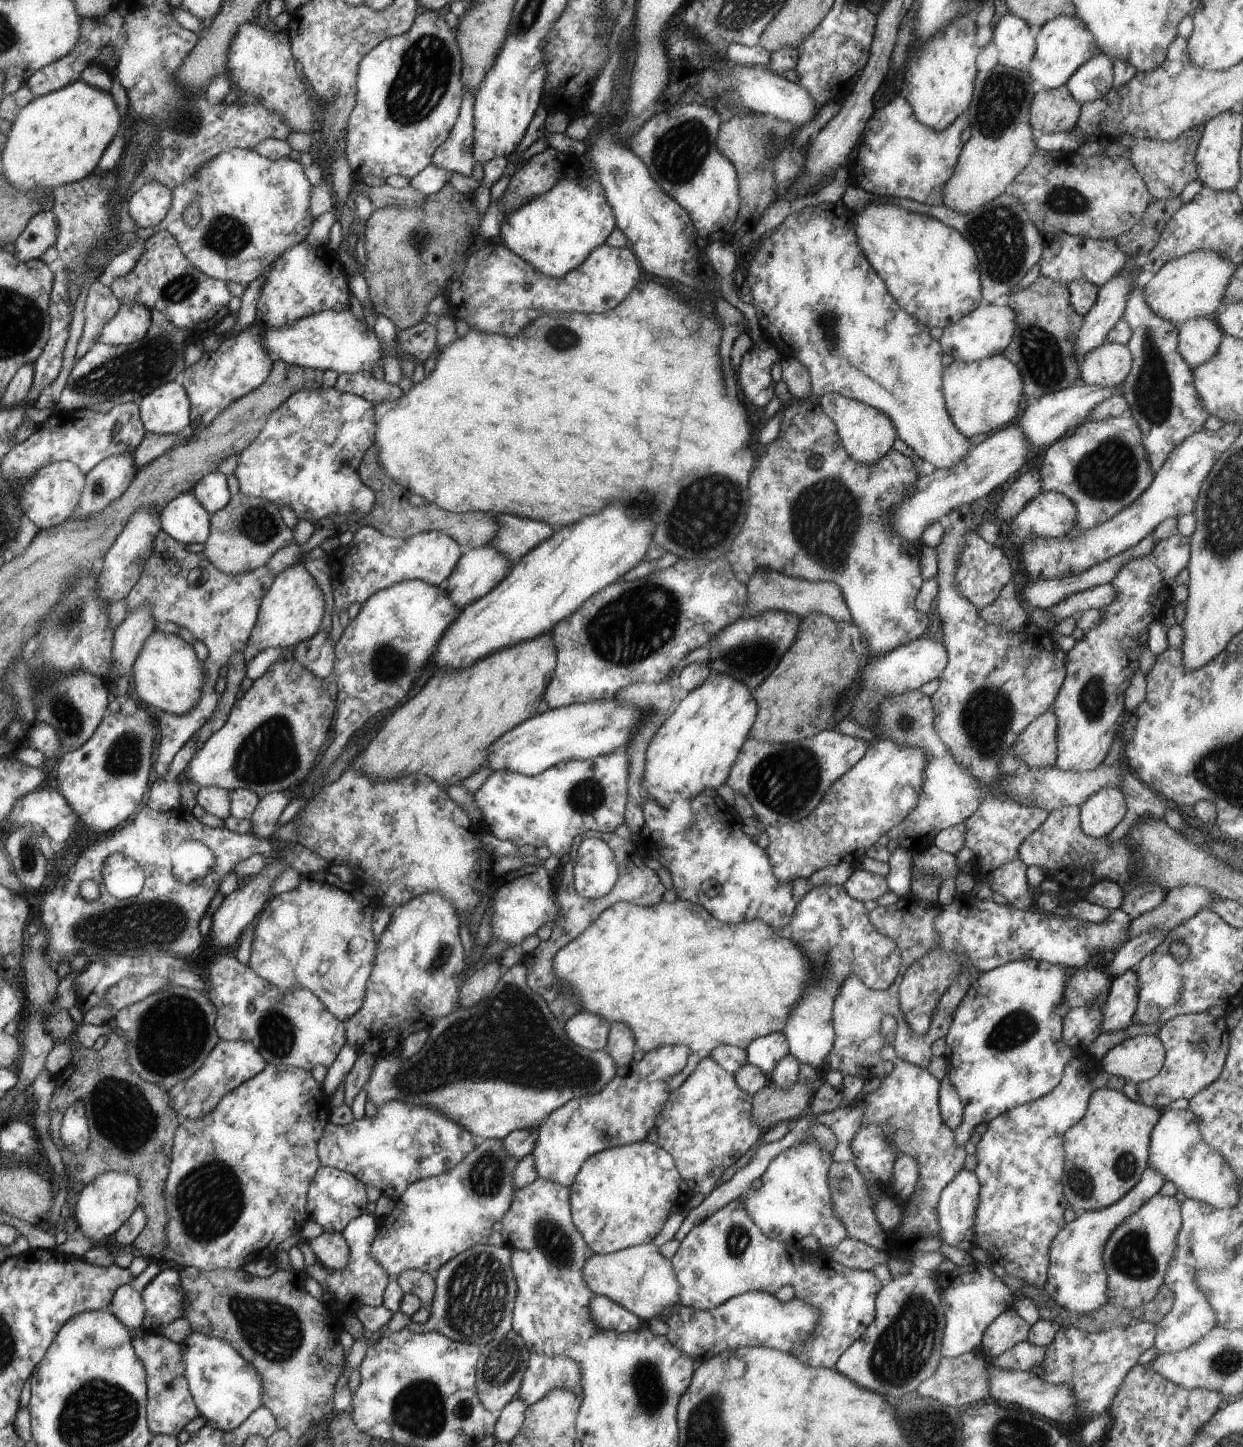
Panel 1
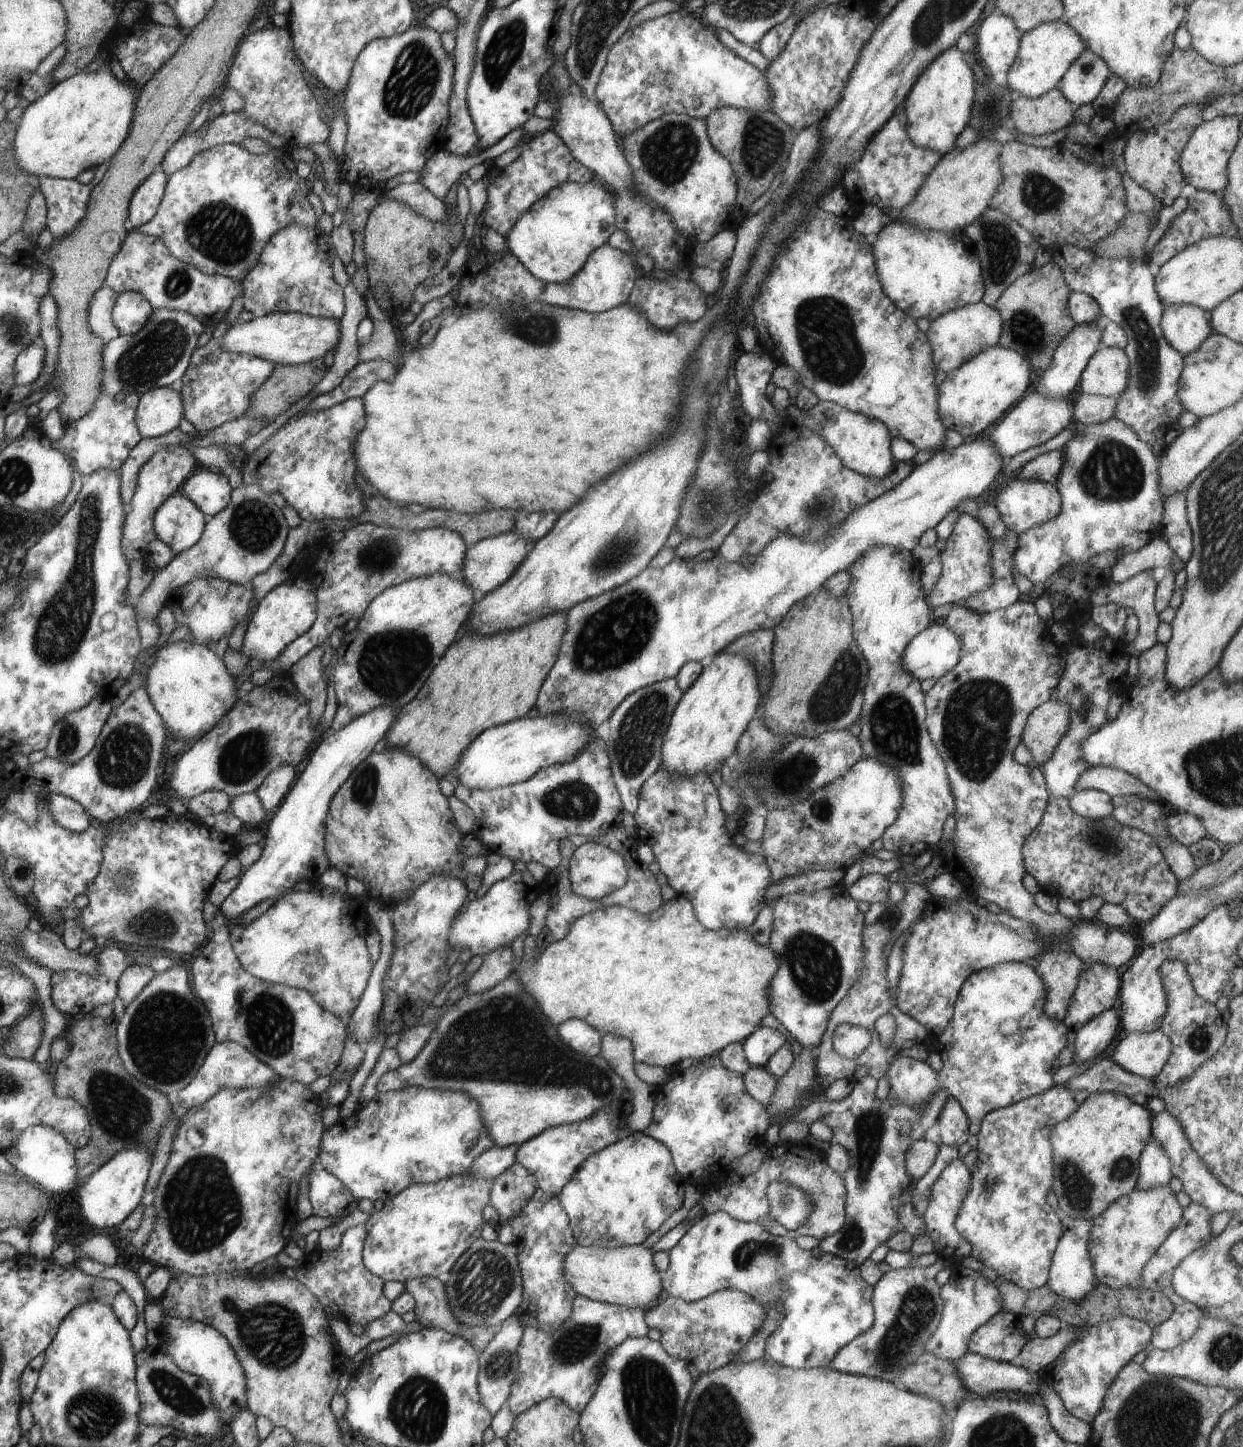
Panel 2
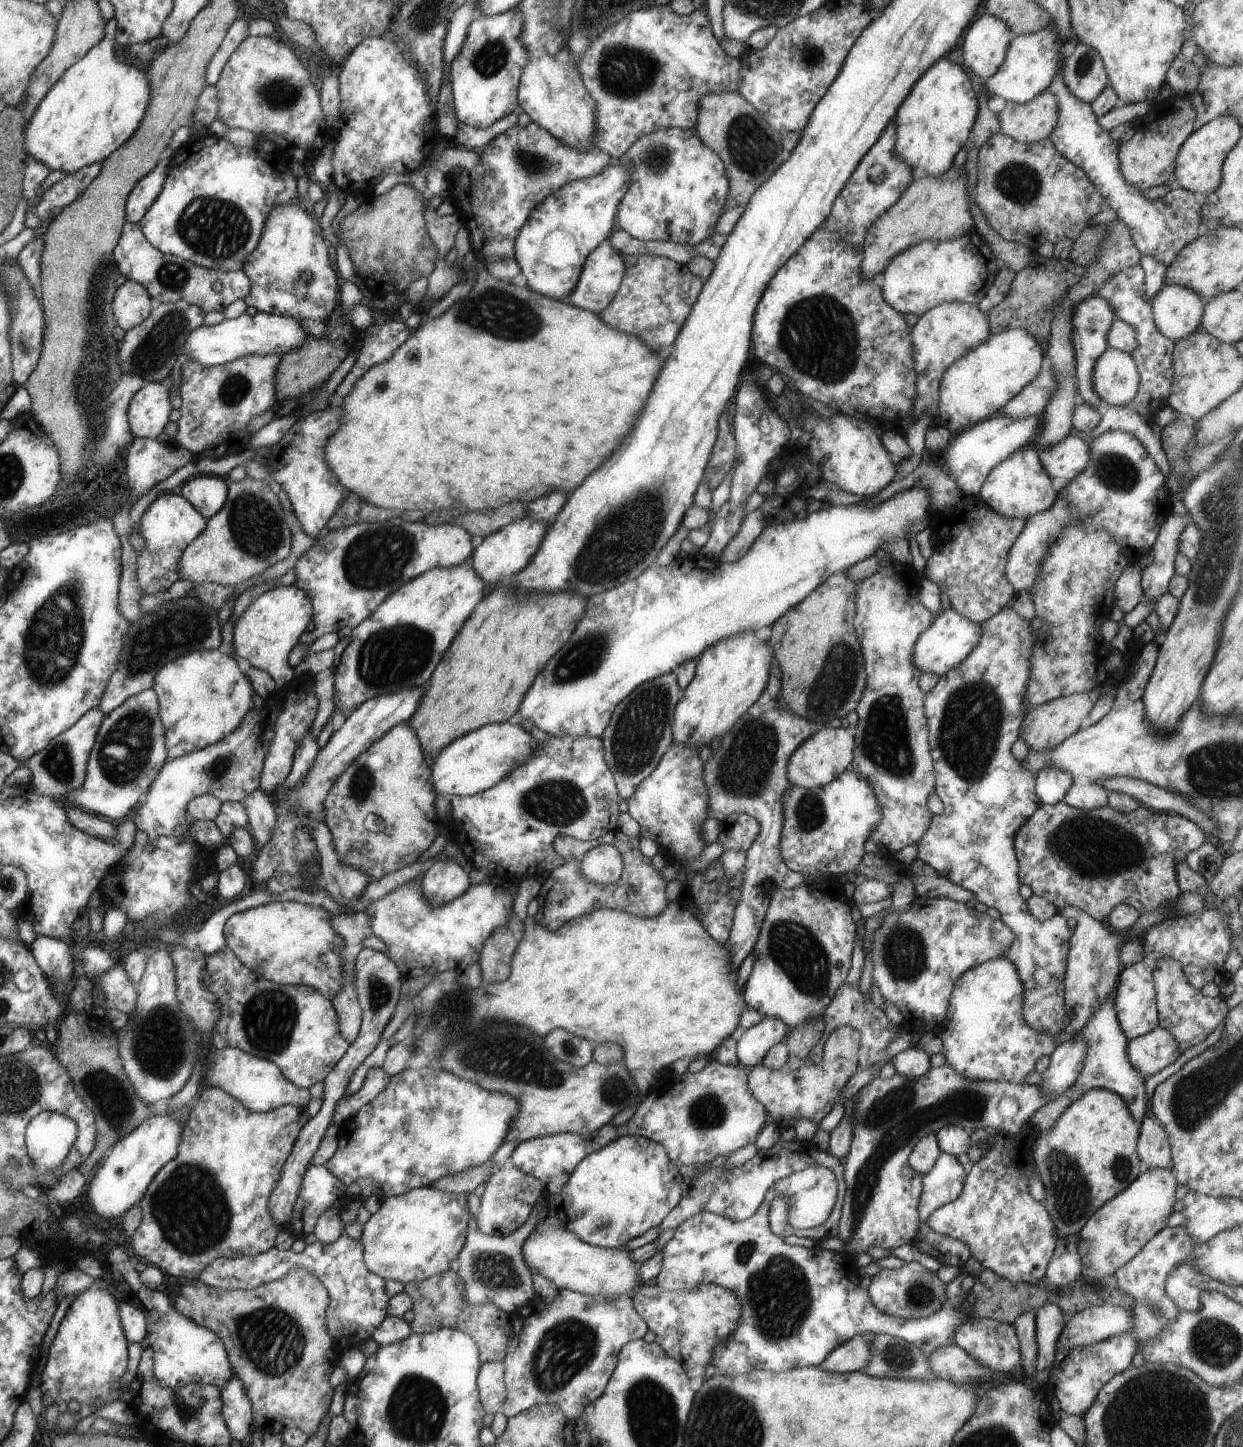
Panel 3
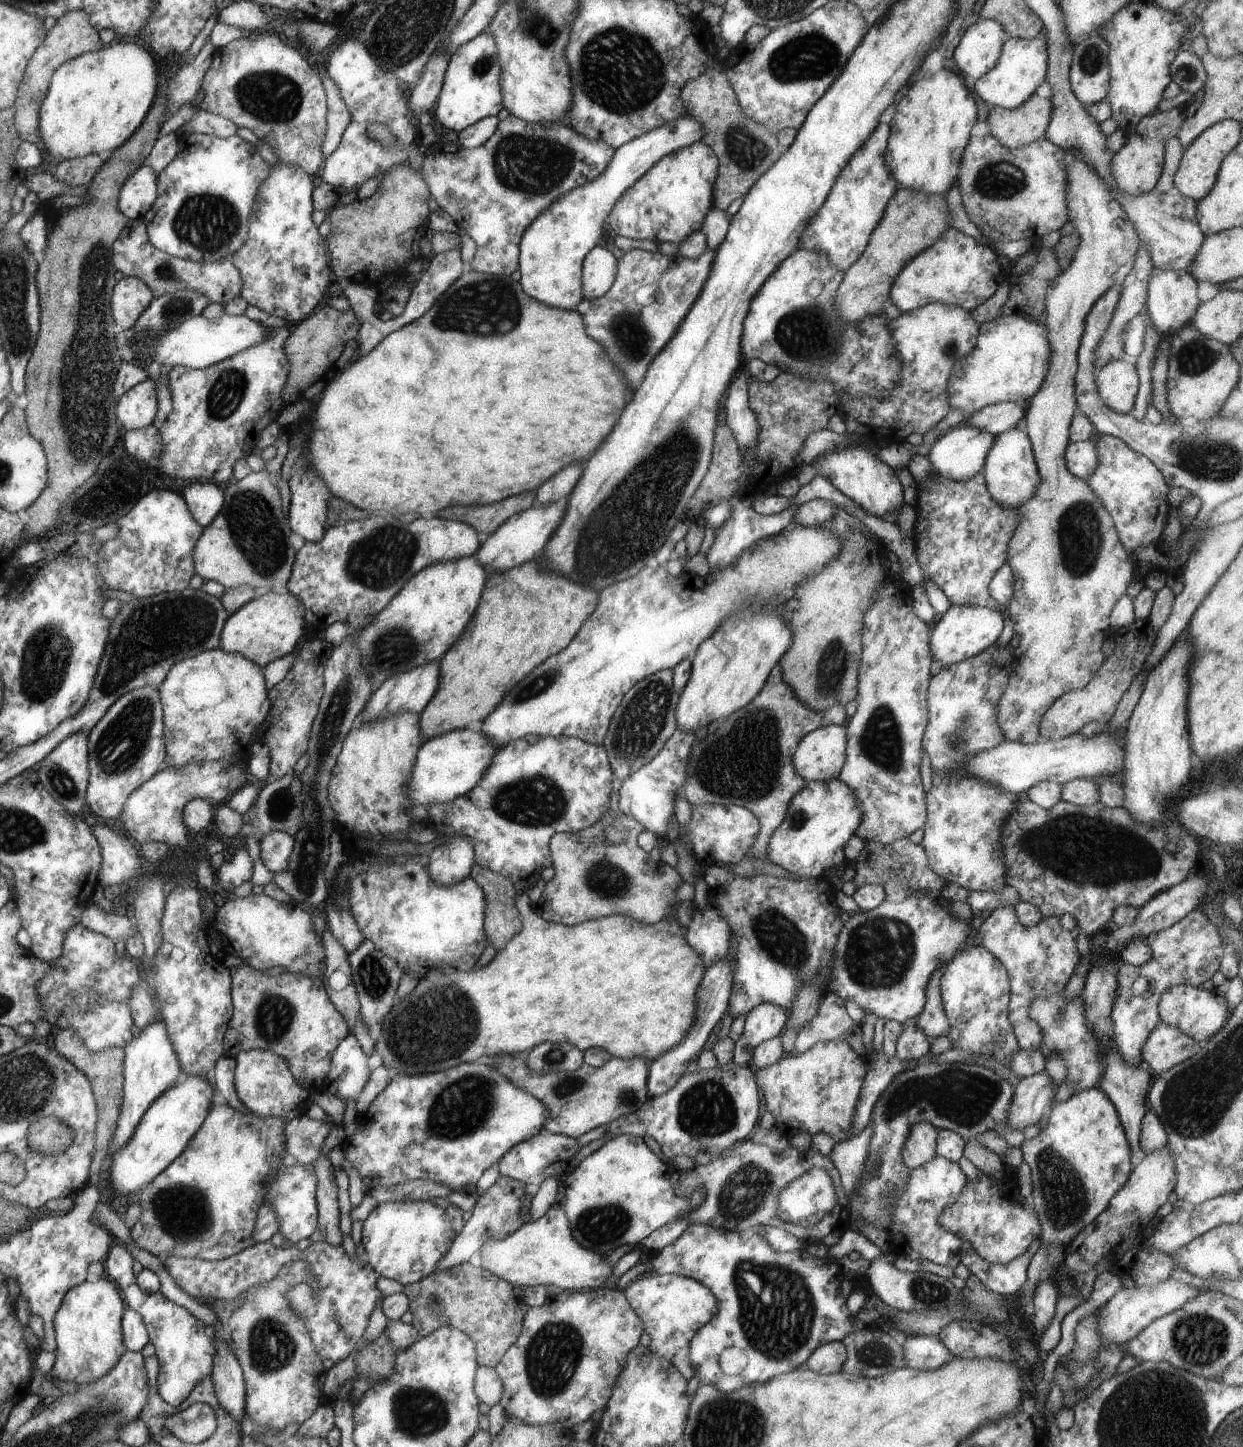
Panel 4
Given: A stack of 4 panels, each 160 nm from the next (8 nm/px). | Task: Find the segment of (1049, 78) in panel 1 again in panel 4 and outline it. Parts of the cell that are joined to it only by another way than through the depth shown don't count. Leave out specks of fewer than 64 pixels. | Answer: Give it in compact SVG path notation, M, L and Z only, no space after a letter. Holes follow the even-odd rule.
M1009 37L1003 44L996 66L976 80L976 94L990 107L1015 109L1035 94L1036 88L1044 84L1047 75L1046 38L1019 39Z

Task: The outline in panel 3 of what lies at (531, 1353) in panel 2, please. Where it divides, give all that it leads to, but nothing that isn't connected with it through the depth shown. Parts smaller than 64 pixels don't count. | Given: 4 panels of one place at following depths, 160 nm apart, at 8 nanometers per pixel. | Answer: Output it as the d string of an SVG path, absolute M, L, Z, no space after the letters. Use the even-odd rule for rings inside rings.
M559 1289L559 1296L556 1297L550 1304L542 1306L542 1304L528 1304L523 1306L519 1313L515 1315L515 1327L514 1333L510 1340L510 1345L507 1348L507 1354L504 1356L503 1362L506 1364L506 1385L507 1385L507 1400L503 1406L503 1413L508 1417L513 1417L518 1413L523 1413L525 1410L531 1409L532 1407L543 1405L546 1403L557 1404L566 1415L568 1419L576 1420L579 1416L582 1416L583 1410L591 1403L594 1402L604 1392L610 1377L612 1376L614 1367L618 1362L618 1353L621 1348L638 1339L643 1339L648 1327L644 1319L636 1312L633 1305L632 1295L622 1295L614 1298L604 1298L602 1295L585 1295L571 1291L568 1289Z

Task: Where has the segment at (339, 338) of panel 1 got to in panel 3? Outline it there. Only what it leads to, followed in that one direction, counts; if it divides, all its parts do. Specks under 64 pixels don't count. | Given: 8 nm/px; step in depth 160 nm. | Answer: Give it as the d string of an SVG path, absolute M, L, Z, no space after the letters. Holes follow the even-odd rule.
M244 313L235 319L224 319L220 324L199 326L195 328L186 340L183 354L188 354L205 367L226 364L237 358L248 355L280 355L291 353L299 349L307 338L312 336L301 323L300 319L288 317L281 314L257 313L249 316Z

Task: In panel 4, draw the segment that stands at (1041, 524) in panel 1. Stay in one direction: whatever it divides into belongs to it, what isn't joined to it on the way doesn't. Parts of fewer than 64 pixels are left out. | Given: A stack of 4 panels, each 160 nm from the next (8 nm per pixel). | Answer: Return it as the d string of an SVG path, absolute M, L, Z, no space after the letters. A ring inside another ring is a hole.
M1014 427L997 434L986 455L983 468L986 486L991 497L1005 509L1019 509L1036 492L1041 476L1033 453L1031 440L1023 427Z

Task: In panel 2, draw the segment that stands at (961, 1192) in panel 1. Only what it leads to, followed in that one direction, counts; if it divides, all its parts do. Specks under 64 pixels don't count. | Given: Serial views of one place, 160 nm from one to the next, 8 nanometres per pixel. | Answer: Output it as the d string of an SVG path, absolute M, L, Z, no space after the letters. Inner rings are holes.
M962 1159L953 1160L932 1185L931 1198L926 1212L923 1214L925 1234L935 1244L935 1253L949 1263L958 1263L962 1258L971 1256L972 1245L956 1228L955 1220L961 1202L966 1198L971 1185L971 1171Z

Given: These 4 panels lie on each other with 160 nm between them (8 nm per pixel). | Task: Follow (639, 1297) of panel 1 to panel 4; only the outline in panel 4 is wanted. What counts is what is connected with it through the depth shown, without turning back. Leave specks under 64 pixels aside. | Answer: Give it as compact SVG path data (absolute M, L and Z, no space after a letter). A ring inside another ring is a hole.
M558 1204L552 1205L542 1218L524 1224L505 1239L488 1239L478 1250L480 1268L514 1286L546 1285L571 1291L596 1290L608 1286L613 1266L607 1256L584 1248L576 1242L571 1221Z

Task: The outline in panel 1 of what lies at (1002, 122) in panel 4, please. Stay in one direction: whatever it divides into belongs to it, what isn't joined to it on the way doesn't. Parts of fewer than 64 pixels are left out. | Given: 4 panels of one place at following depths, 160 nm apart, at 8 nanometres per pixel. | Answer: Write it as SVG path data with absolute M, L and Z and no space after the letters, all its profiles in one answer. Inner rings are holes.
M1066 85L1057 89L1037 88L1031 102L1030 122L1036 135L1070 132L1081 115L1081 104Z

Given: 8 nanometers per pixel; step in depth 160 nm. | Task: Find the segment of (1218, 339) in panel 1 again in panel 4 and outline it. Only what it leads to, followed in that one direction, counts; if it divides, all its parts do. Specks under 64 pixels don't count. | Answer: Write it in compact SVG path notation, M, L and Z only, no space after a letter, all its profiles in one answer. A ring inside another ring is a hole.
M1185 270L1165 271L1149 280L1147 288L1147 315L1151 324L1157 328L1162 336L1170 337L1177 330L1190 324L1196 309L1200 306L1200 299L1196 295L1197 280Z

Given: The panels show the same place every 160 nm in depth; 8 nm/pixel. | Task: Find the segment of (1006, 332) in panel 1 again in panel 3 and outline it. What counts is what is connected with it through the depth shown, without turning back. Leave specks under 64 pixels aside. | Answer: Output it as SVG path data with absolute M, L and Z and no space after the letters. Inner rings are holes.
M940 303L919 316L918 322L911 330L915 360L914 372L917 374L917 395L913 408L915 420L920 418L924 410L931 410L932 415L936 418L936 414L938 414L939 382L944 371L953 362L986 342L991 333L987 314L982 312L978 305L970 303Z

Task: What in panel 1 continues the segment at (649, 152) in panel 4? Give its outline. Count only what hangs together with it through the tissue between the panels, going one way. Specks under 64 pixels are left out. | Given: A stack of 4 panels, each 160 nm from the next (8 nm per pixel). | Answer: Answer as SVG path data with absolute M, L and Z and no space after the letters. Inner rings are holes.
M592 177L564 179L542 197L533 198L502 216L499 237L504 246L515 251L537 271L561 277L582 265L592 249L604 244L616 227L613 210L601 182Z

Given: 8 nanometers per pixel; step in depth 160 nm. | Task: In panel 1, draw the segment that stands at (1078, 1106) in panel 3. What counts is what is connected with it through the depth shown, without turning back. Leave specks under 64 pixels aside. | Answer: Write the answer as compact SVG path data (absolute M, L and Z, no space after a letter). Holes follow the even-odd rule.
M1109 1087L1094 1089L1084 1116L1064 1133L1065 1165L1061 1176L1065 1200L1076 1215L1097 1211L1117 1203L1140 1182L1149 1161L1150 1135L1162 1112L1129 1099L1122 1091Z

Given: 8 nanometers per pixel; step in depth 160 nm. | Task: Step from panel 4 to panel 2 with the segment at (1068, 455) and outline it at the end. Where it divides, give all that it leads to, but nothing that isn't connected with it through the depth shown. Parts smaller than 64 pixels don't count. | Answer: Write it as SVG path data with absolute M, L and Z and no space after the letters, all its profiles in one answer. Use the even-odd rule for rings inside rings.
M1063 450L1039 455L1027 462L1020 470L1018 478L1042 482L1056 482L1064 464Z

